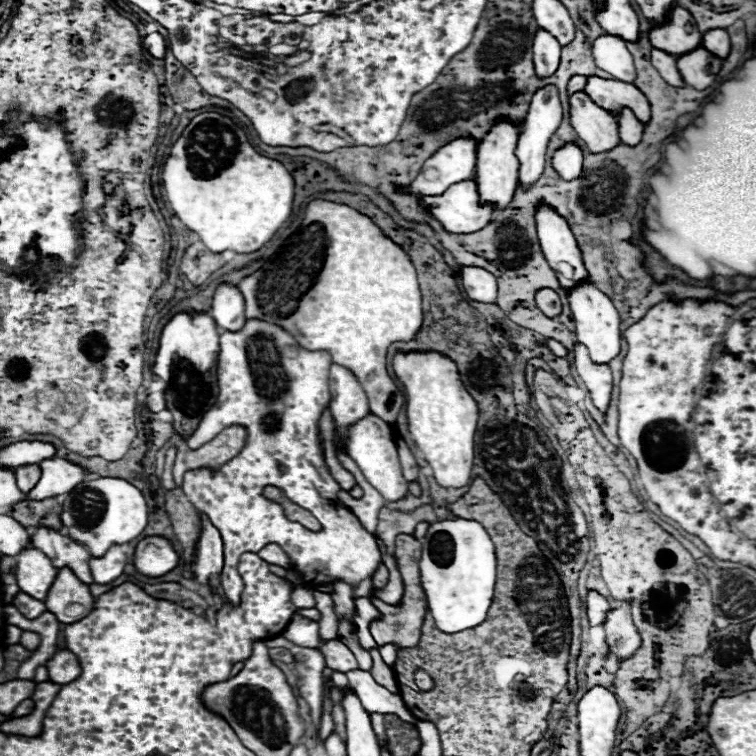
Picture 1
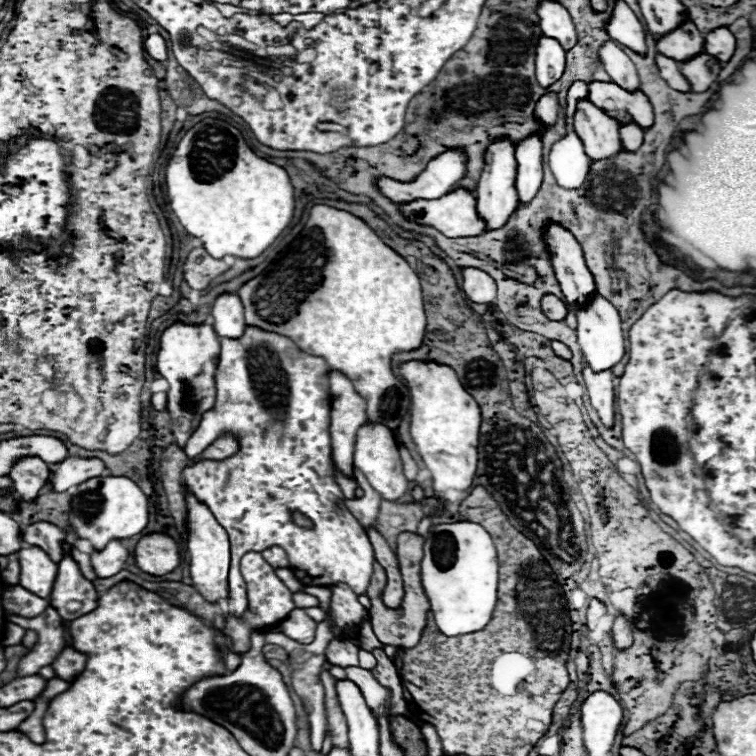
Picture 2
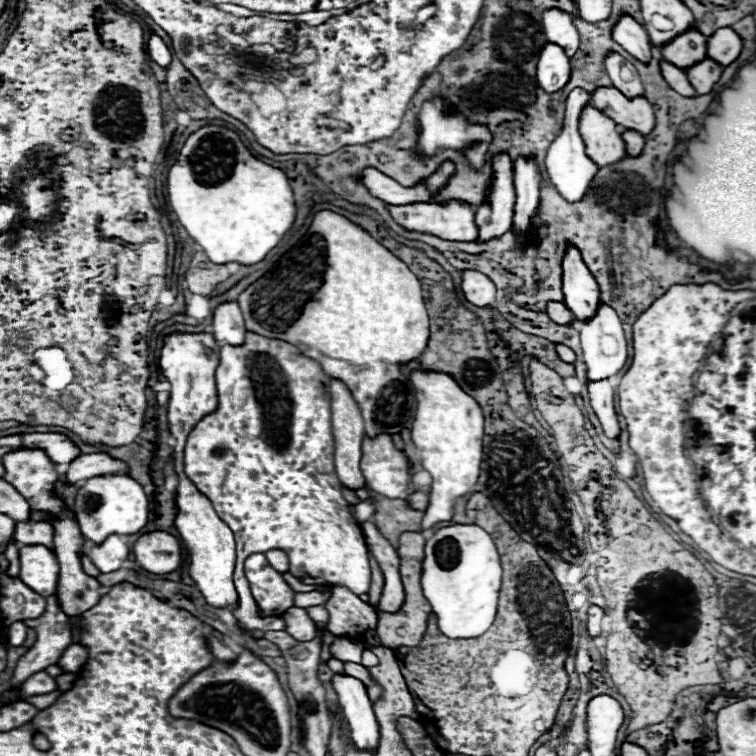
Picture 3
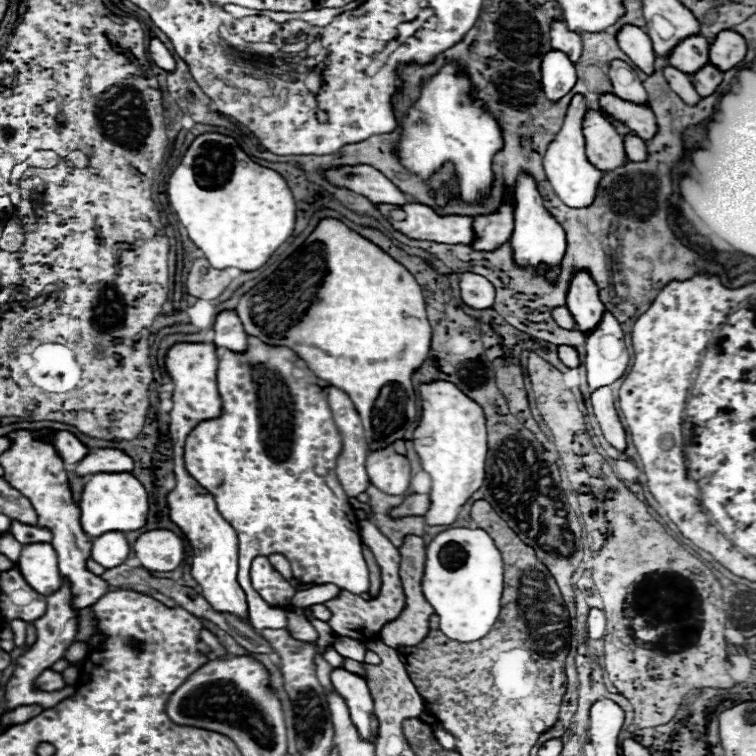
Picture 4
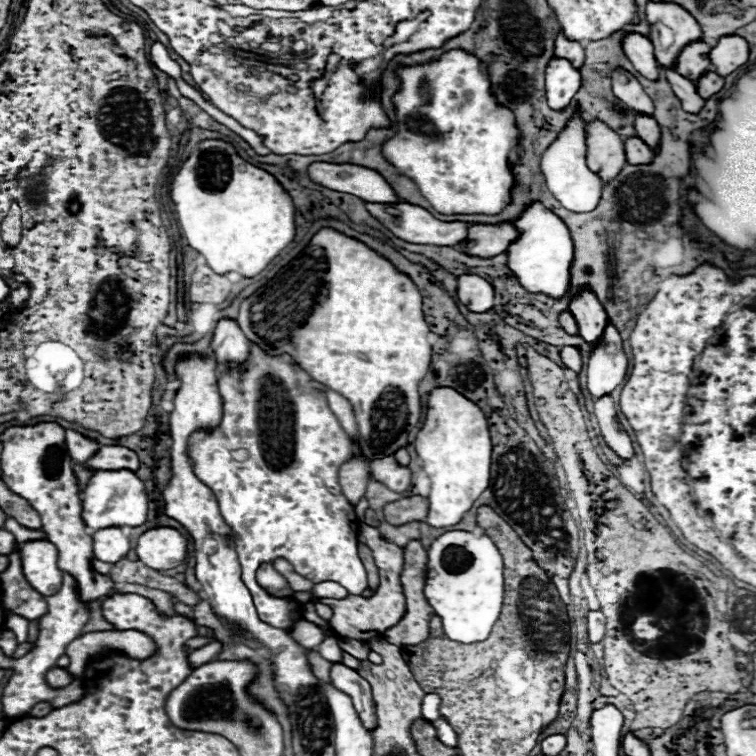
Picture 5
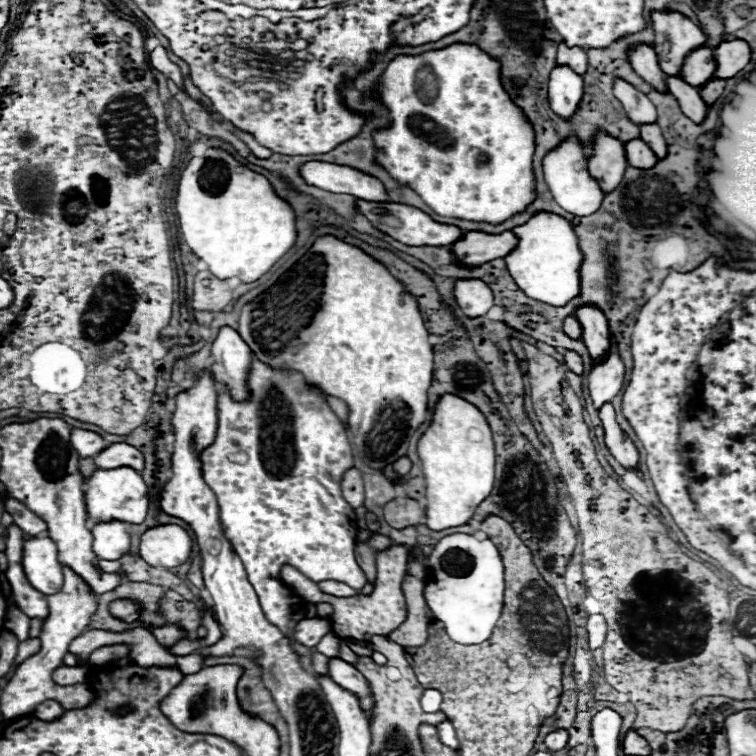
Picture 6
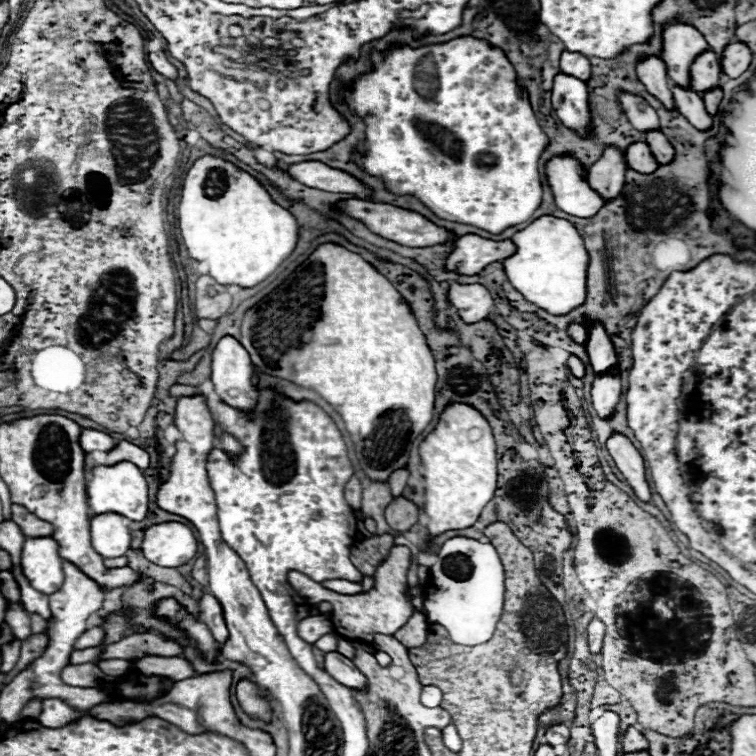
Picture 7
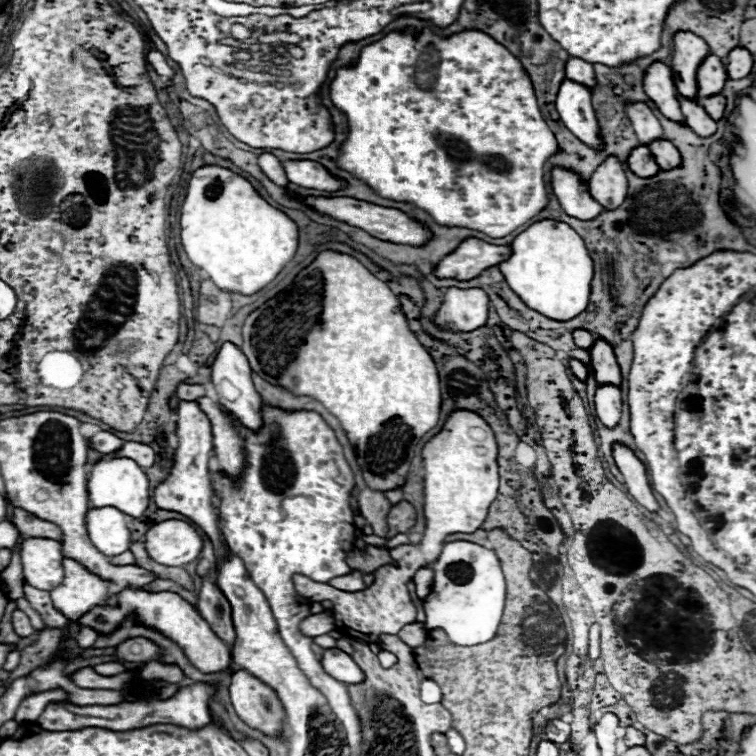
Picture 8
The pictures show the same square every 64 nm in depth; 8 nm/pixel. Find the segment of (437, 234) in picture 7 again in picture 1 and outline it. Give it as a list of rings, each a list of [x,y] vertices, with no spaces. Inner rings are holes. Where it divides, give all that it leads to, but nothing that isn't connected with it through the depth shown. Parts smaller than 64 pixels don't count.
[[[476,180],[458,182],[444,194],[424,198],[422,202],[448,232],[456,234],[470,234],[484,228],[494,212],[492,204],[480,204]]]

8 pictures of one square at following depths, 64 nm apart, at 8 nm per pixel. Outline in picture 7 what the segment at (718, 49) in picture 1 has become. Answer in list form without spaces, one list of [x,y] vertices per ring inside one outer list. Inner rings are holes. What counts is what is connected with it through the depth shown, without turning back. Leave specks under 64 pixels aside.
[[[742,42],[728,44],[720,54],[722,74],[726,74],[728,78],[738,78],[742,72],[746,72],[750,62],[752,62],[752,50],[748,50],[748,46],[744,46]]]

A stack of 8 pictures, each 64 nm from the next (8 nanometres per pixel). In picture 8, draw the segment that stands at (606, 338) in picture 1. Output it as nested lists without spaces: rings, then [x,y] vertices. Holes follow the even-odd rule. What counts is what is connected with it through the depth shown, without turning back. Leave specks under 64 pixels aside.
[[[612,384],[598,386],[596,394],[594,394],[594,410],[596,410],[596,418],[602,424],[606,424],[606,426],[618,424],[620,412],[622,412],[620,386],[612,386]]]

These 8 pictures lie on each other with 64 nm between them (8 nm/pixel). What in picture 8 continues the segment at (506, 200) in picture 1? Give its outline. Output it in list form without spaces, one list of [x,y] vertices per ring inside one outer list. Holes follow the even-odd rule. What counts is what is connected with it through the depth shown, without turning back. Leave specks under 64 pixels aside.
[[[466,238],[454,252],[442,258],[442,262],[436,266],[436,276],[472,280],[488,266],[496,266],[498,262],[510,258],[510,254],[510,246],[496,246],[480,238]]]

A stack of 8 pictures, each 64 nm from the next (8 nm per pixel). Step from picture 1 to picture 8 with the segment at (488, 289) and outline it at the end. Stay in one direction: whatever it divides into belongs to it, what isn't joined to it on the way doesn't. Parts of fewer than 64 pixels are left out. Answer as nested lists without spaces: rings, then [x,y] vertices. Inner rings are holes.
[[[448,288],[444,302],[438,310],[436,324],[454,326],[458,330],[476,330],[486,324],[488,318],[488,294],[478,288]]]

